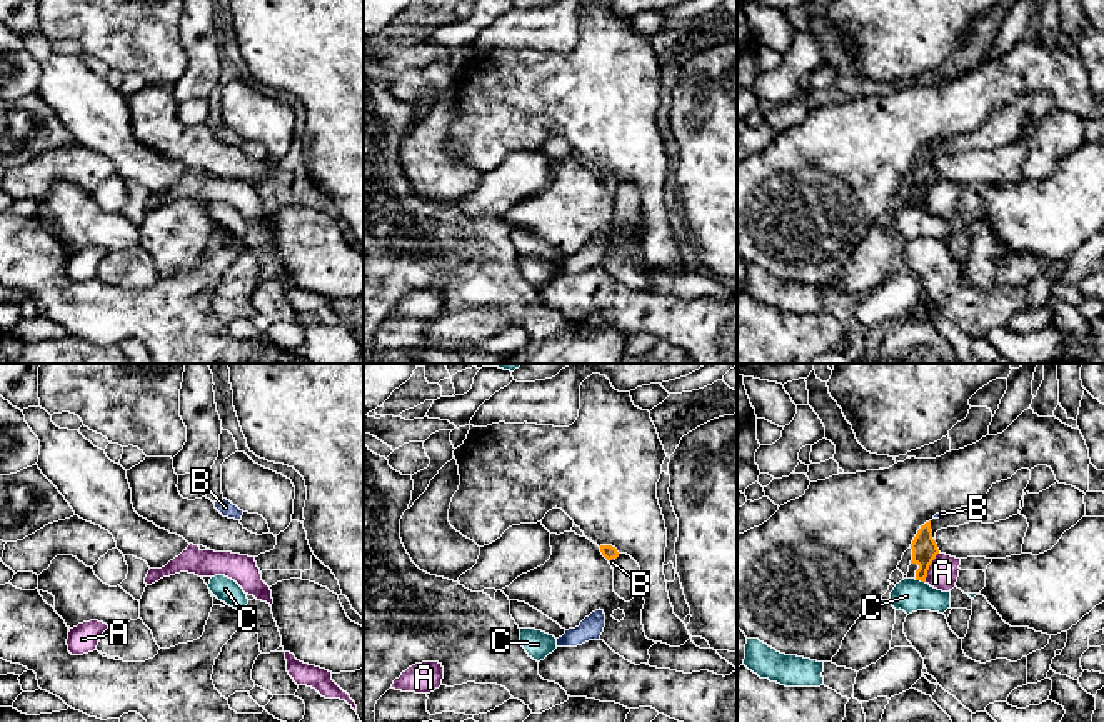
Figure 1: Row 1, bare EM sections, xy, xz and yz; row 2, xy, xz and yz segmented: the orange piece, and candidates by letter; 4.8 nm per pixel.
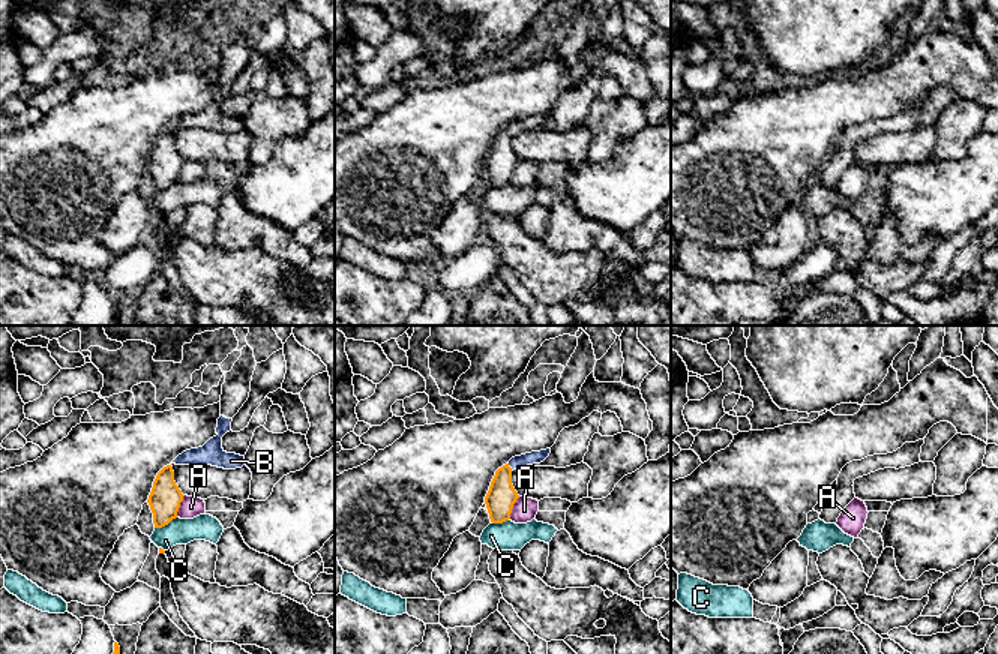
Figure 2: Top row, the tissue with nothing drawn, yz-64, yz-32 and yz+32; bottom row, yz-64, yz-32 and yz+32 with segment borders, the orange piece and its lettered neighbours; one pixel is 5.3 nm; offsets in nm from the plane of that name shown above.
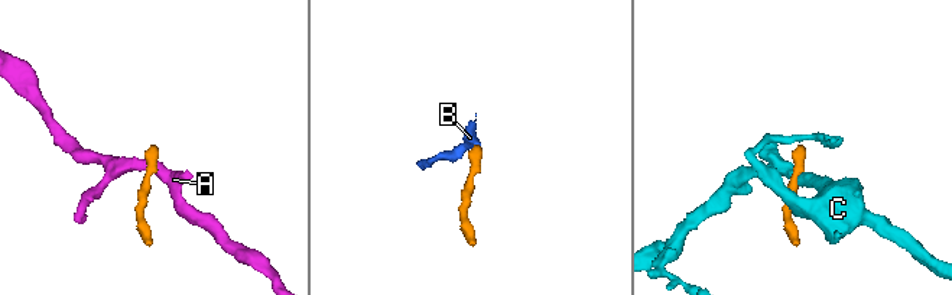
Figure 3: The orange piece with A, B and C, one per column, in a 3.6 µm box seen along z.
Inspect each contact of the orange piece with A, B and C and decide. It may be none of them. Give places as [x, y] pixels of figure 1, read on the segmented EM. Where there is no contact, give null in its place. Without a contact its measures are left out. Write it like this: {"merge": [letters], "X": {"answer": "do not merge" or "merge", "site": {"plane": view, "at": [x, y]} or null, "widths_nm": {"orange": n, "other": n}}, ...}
{"merge": ["B"], "A": {"answer": "do not merge", "site": {"plane": "yz", "at": [928, 567]}, "widths_nm": {"orange": 130, "other": 150}}, "B": {"answer": "merge", "site": {"plane": "xz", "at": [611, 559]}, "widths_nm": {"orange": 70, "other": 30}}, "C": {"answer": "do not merge", "site": {"plane": "yz", "at": [919, 579]}, "widths_nm": {"orange": 130, "other": 160}}}

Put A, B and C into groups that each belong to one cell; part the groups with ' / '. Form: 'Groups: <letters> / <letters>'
Groups: A / B / C

